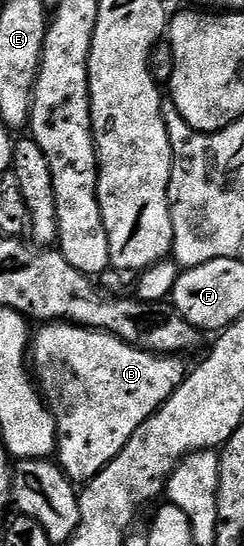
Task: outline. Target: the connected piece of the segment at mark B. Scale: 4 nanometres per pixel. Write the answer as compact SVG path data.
M51 322L31 338L31 373L45 405L57 425L56 461L74 484L90 482L135 436L135 432L171 397L185 379L186 359L172 354L152 354L135 348L104 330L88 330L72 322Z

